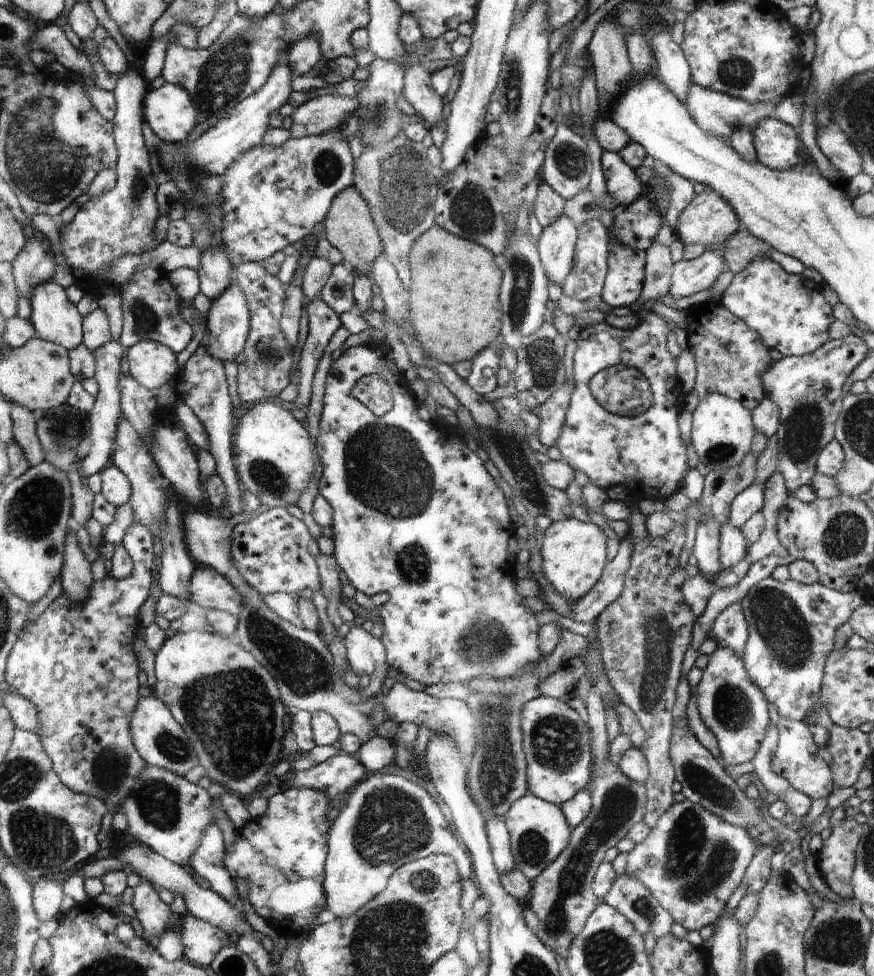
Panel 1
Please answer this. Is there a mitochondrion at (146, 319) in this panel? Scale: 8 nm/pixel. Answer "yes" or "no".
yes

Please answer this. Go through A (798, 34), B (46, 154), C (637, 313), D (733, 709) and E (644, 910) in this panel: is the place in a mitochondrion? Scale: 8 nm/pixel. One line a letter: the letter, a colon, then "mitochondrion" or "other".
A: other
B: mitochondrion
C: other
D: mitochondrion
E: mitochondrion

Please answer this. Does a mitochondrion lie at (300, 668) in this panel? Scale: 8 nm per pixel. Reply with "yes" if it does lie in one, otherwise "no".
yes

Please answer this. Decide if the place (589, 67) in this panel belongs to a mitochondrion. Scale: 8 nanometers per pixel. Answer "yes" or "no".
no

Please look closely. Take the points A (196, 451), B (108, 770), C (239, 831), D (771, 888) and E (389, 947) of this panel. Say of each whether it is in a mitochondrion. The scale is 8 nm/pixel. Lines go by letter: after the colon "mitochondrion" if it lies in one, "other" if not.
A: other
B: mitochondrion
C: other
D: other
E: mitochondrion

